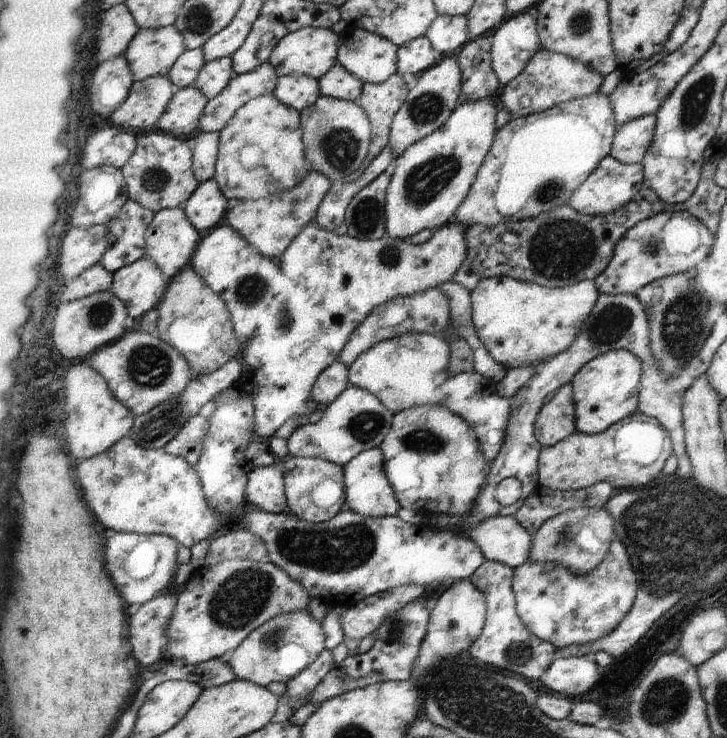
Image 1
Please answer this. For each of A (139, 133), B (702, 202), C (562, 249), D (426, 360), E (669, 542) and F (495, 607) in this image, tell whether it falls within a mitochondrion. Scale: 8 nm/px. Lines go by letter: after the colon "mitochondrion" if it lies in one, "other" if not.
A: other
B: other
C: mitochondrion
D: other
E: mitochondrion
F: other

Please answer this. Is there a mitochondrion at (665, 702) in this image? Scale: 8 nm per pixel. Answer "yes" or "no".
yes

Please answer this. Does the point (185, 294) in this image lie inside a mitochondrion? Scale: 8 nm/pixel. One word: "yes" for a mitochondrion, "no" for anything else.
no

